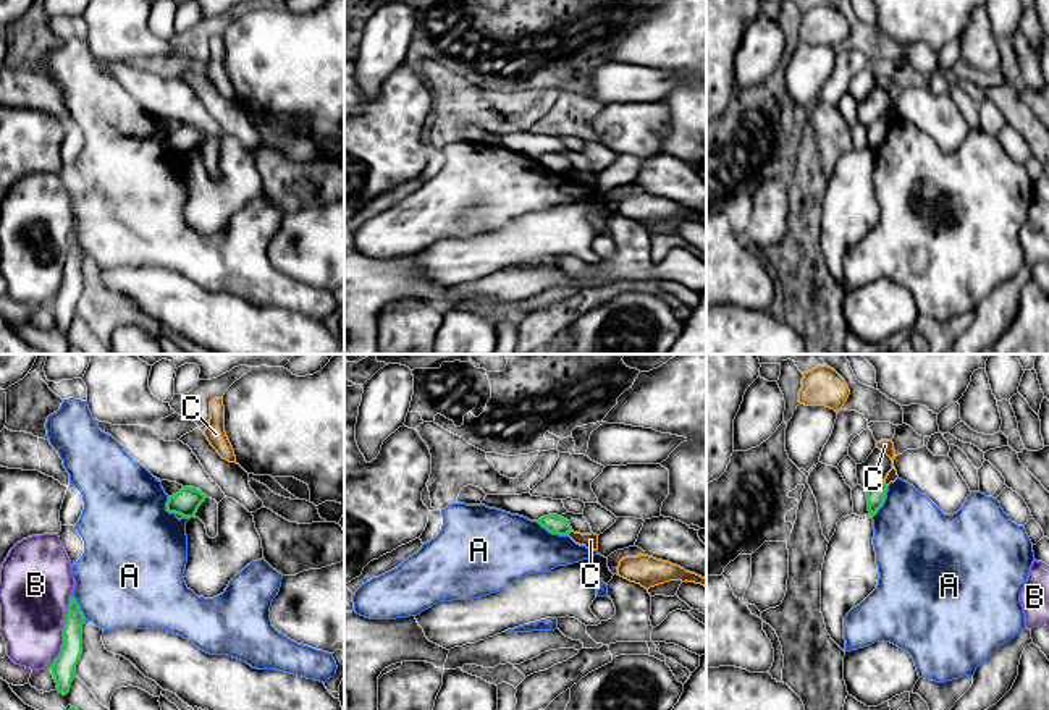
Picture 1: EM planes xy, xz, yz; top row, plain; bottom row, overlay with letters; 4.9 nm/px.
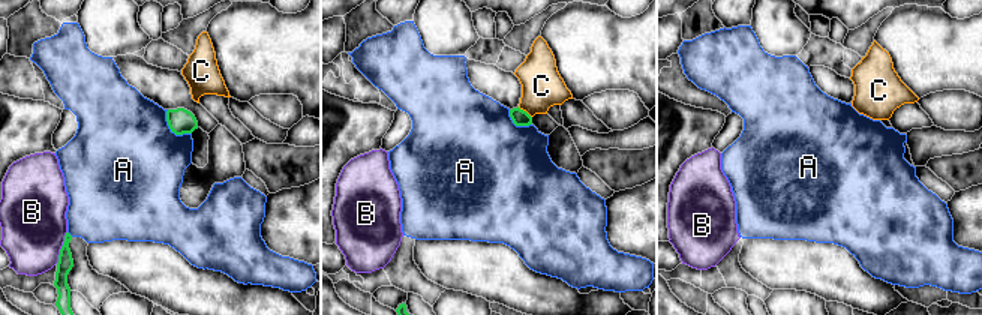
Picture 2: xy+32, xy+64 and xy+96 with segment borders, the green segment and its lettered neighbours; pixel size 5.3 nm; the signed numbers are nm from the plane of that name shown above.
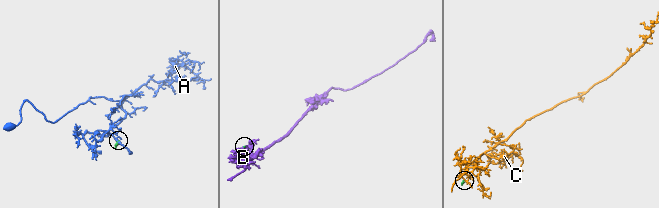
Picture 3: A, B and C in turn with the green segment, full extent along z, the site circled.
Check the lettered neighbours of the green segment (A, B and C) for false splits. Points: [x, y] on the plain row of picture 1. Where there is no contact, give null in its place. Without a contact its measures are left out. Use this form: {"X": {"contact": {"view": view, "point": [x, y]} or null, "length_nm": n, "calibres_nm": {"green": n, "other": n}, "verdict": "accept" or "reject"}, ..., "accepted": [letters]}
{"A": {"contact": {"view": "yz", "point": [883, 139]}, "length_nm": 190, "calibres_nm": {"green": 90, "other": 400}, "verdict": "reject"}, "B": {"contact": {"view": "xy", "point": [63, 269]}, "length_nm": 380, "calibres_nm": {"green": 130, "other": 360}, "verdict": "reject"}, "C": {"contact": {"view": "xz", "point": [568, 170]}, "length_nm": 40, "calibres_nm": {"green": 100, "other": 80}, "verdict": "reject"}, "accepted": []}

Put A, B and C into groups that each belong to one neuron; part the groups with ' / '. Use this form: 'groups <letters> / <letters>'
groups A / B / C

